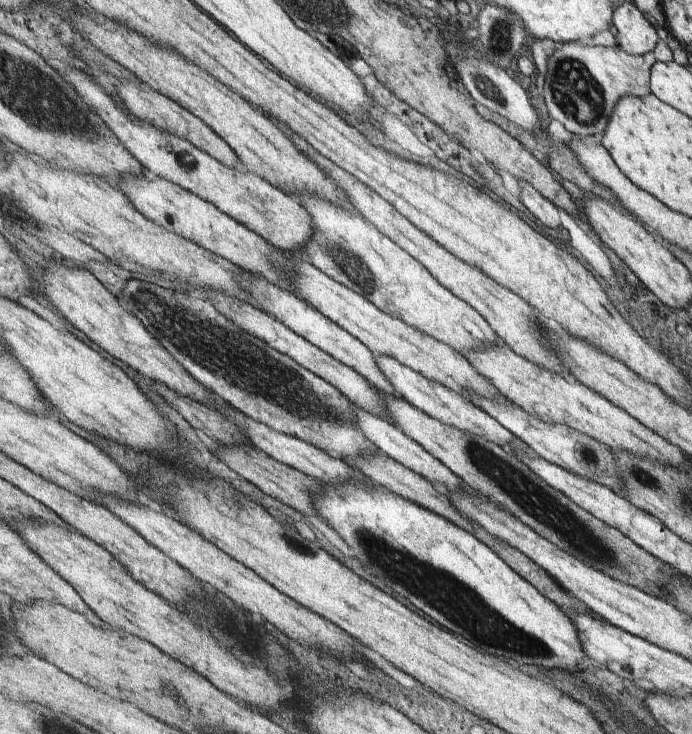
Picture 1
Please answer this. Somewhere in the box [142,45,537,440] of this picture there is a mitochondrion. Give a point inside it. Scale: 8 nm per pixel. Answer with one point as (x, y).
(344, 261)

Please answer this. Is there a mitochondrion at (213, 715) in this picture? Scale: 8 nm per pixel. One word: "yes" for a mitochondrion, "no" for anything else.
no

